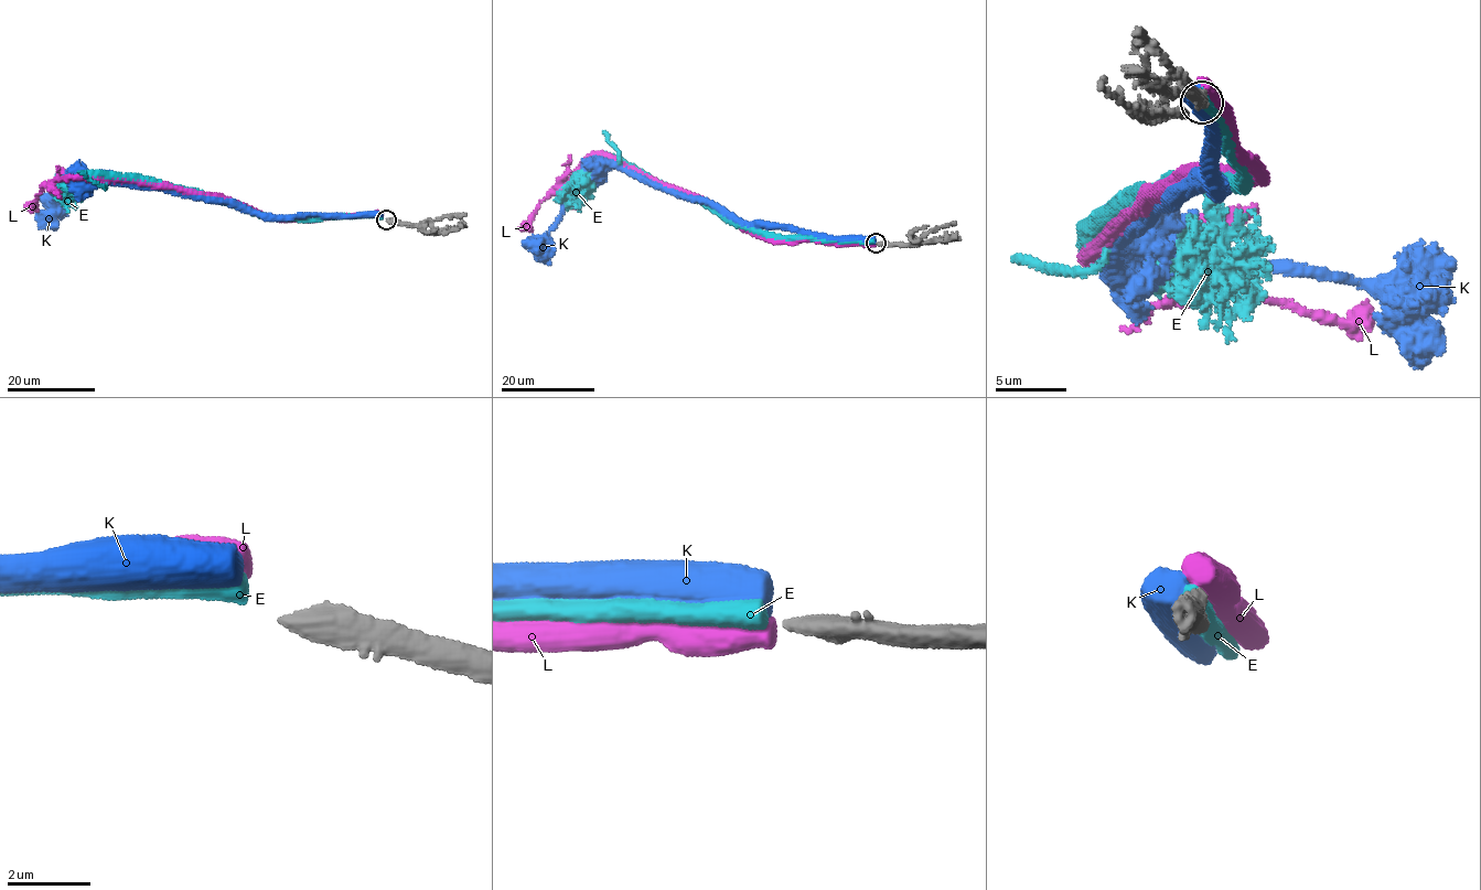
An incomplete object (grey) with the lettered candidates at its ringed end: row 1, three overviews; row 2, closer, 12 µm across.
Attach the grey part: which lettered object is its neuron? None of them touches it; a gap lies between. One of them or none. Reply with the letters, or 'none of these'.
E

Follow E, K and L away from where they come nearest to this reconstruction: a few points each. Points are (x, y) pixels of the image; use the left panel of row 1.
E: (383, 218), (277, 220), (215, 202), (196, 193), (146, 181), (90, 175), (82, 177), (75, 182), (66, 172)
K: (382, 216), (256, 215), (175, 191), (84, 181)
L: (383, 215), (280, 222), (212, 196), (84, 177), (54, 181), (43, 188), (32, 205), (24, 204)

